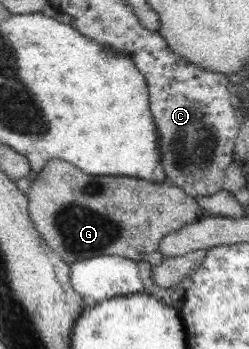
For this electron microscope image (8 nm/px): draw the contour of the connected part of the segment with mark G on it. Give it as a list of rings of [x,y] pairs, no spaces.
[[[53,160],[47,162],[44,169],[38,173],[36,178],[30,182],[30,188],[28,190],[28,211],[30,212],[31,221],[35,231],[39,233],[43,241],[47,244],[48,248],[51,248],[67,265],[71,265],[81,260],[88,260],[95,256],[119,256],[133,260],[135,263],[140,261],[145,262],[149,254],[156,252],[157,246],[159,246],[159,240],[167,234],[173,234],[181,230],[181,228],[188,226],[189,224],[197,221],[197,214],[200,212],[200,206],[194,198],[191,198],[184,190],[181,190],[178,186],[171,184],[169,181],[164,180],[162,183],[149,182],[145,180],[139,180],[138,178],[129,177],[111,177],[111,176],[99,176],[92,175],[83,172],[80,168],[69,164],[63,160]]]

